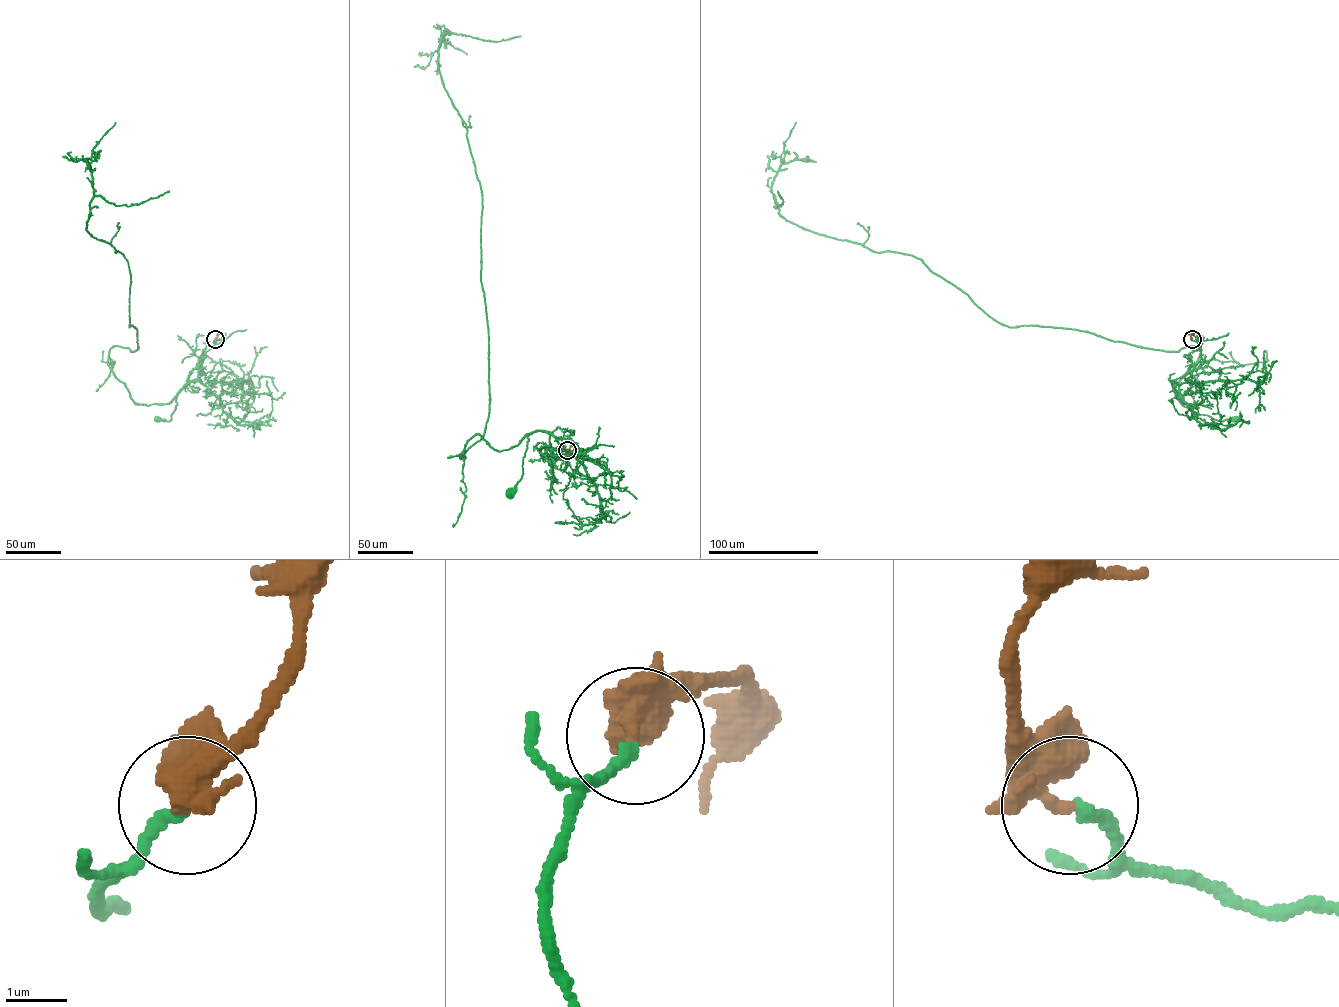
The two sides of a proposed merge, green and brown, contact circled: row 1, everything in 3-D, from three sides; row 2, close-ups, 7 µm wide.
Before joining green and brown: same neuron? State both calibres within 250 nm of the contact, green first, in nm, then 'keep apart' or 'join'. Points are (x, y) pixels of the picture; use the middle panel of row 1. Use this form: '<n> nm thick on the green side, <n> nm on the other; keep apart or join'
200 nm thick on the green side, 320 nm on the other; join

